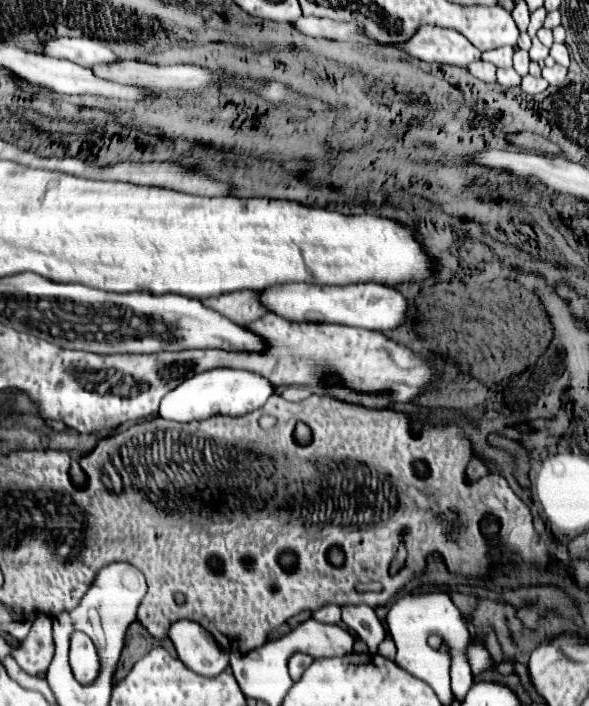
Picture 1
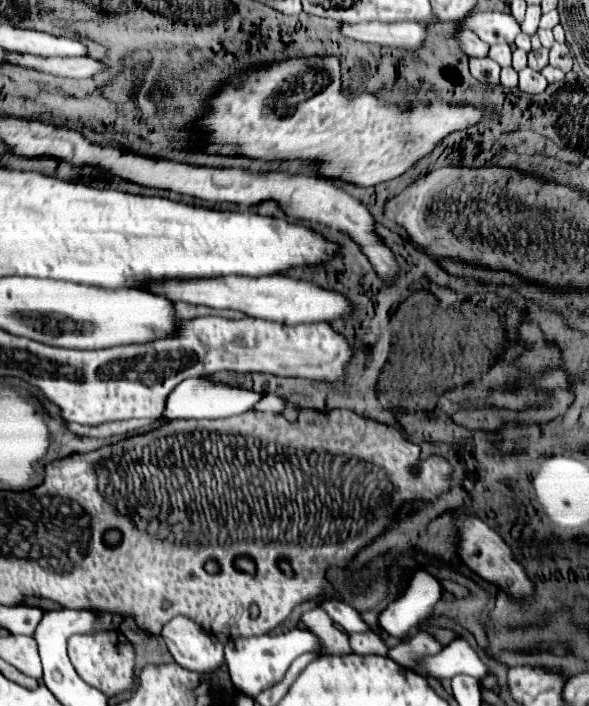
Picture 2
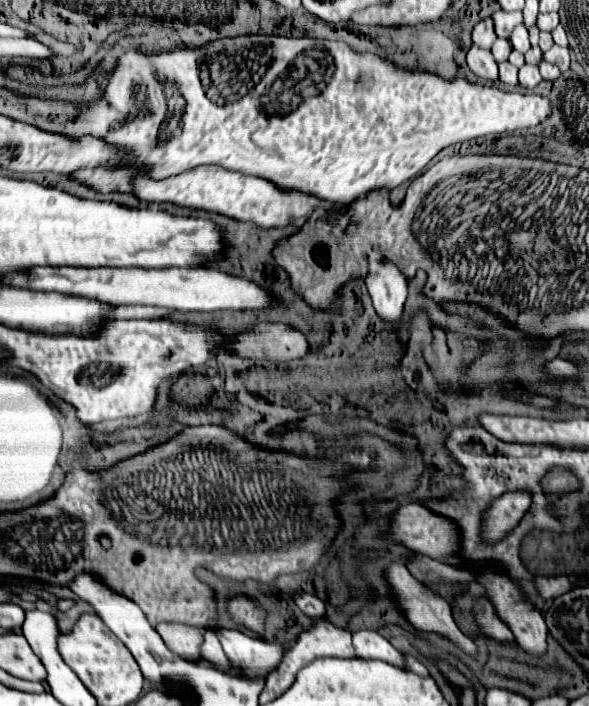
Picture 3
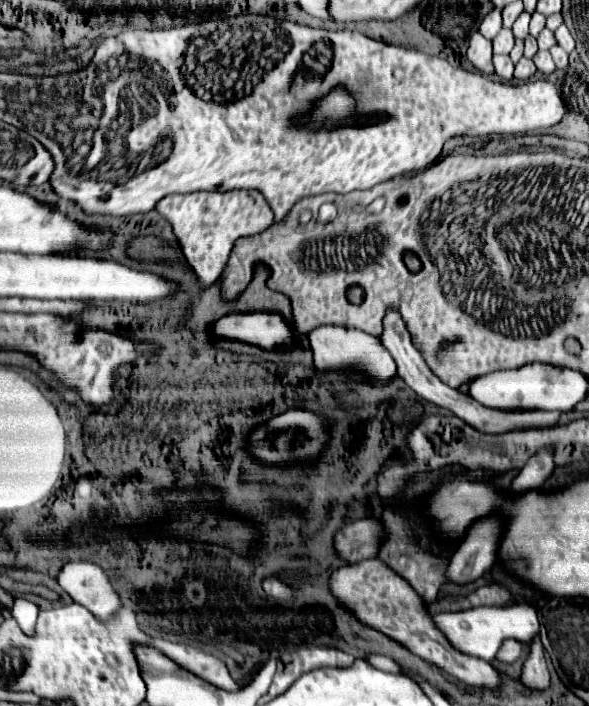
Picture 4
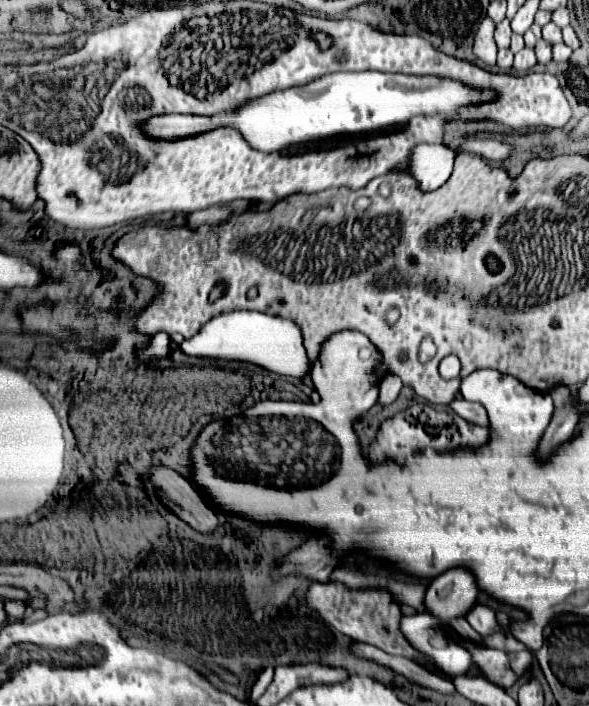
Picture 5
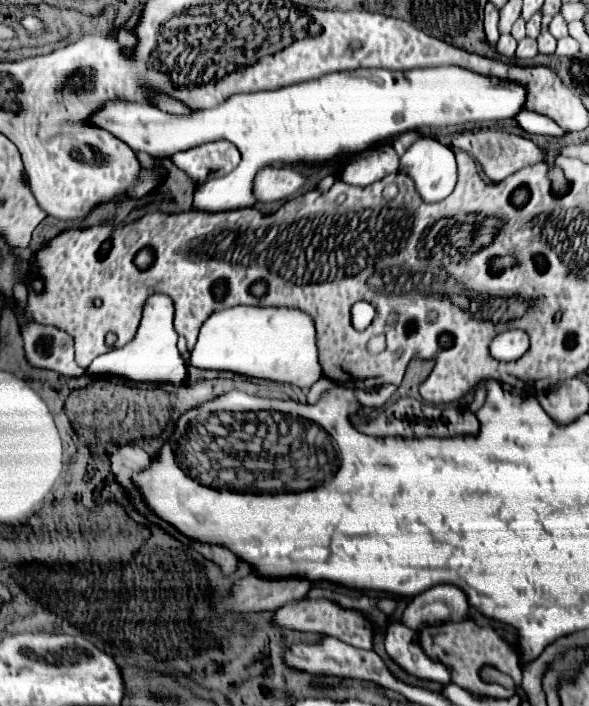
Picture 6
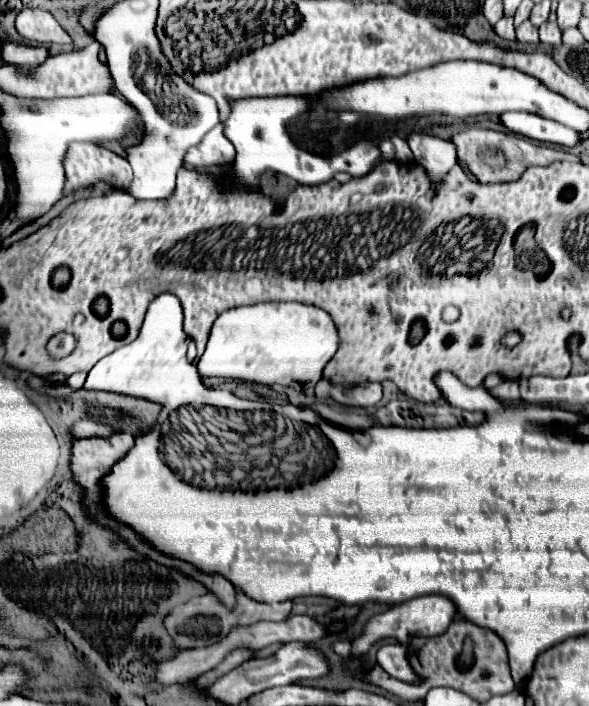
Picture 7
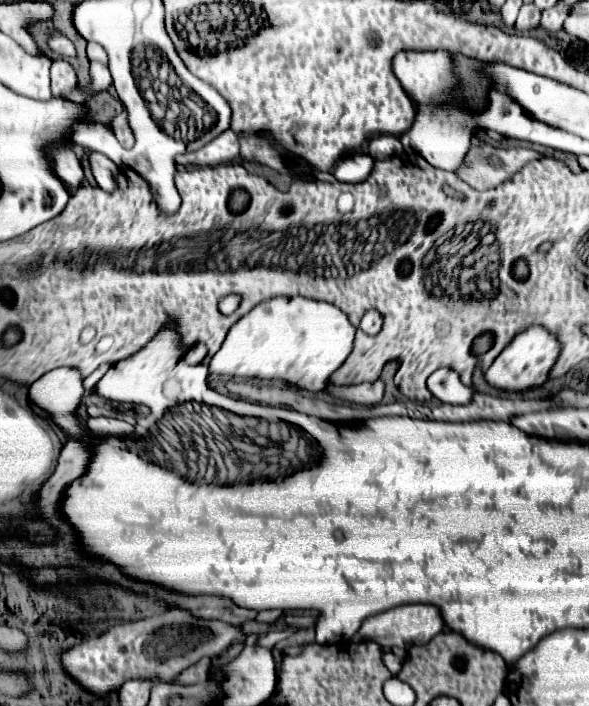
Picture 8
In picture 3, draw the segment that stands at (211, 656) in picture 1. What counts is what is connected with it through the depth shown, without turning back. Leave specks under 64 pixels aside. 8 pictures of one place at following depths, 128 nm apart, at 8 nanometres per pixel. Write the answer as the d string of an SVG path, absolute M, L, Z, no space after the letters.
M166 622L158 624L158 634L162 636L164 644L172 648L182 660L192 660L200 662L200 644L204 642L204 628L194 628L188 624L178 624L178 622Z

